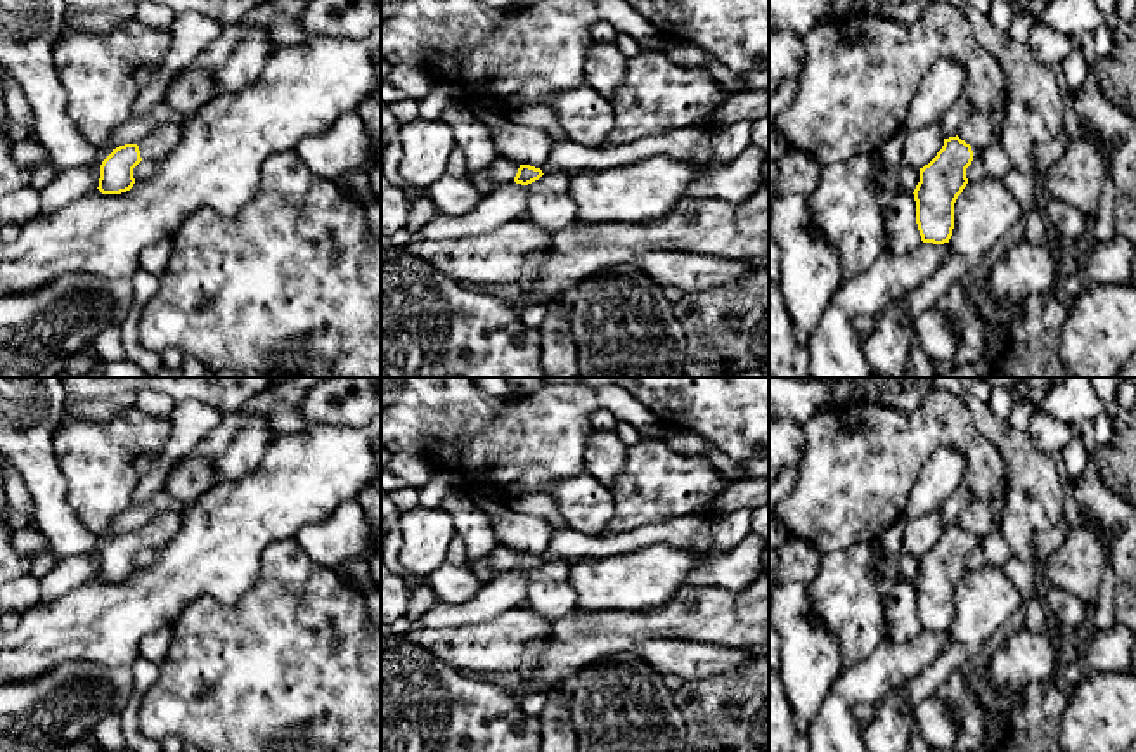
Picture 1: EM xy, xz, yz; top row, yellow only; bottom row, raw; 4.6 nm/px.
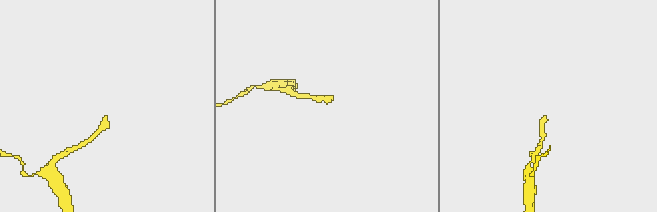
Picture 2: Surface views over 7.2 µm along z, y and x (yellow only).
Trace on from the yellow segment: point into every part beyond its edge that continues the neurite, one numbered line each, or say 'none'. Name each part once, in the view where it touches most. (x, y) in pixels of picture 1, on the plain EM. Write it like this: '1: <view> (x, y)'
1: xy (156, 534)

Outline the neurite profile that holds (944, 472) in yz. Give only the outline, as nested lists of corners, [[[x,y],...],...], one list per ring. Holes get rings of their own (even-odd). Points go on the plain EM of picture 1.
[[[937,449],[913,485],[902,516],[909,522],[942,509],[947,497],[963,483],[966,466],[968,463],[959,451]]]

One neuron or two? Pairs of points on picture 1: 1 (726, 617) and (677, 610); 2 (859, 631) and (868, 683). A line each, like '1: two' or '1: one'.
1: one
2: two

